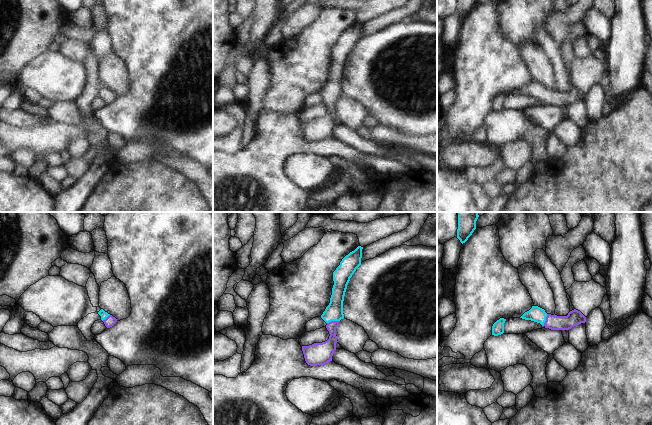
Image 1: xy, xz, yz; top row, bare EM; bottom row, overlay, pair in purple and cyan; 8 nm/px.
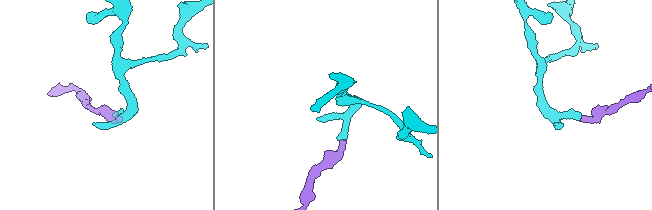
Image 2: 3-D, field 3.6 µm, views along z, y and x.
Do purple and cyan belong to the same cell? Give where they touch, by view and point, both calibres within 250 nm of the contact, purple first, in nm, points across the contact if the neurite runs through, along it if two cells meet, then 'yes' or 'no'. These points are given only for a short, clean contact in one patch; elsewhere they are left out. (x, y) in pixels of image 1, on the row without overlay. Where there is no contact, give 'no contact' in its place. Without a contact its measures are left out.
xz (332, 97) | 150/140 nm | across xz (324, 127), (332, 117), (332, 97), (334, 87) | yes

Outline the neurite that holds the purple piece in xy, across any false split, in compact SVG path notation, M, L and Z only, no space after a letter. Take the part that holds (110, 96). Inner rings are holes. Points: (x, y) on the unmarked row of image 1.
M101 85L98 90L101 92L101 96L104 98L105 102L107 104L112 103L116 98L117 95L113 93L112 91L105 88L103 85Z

